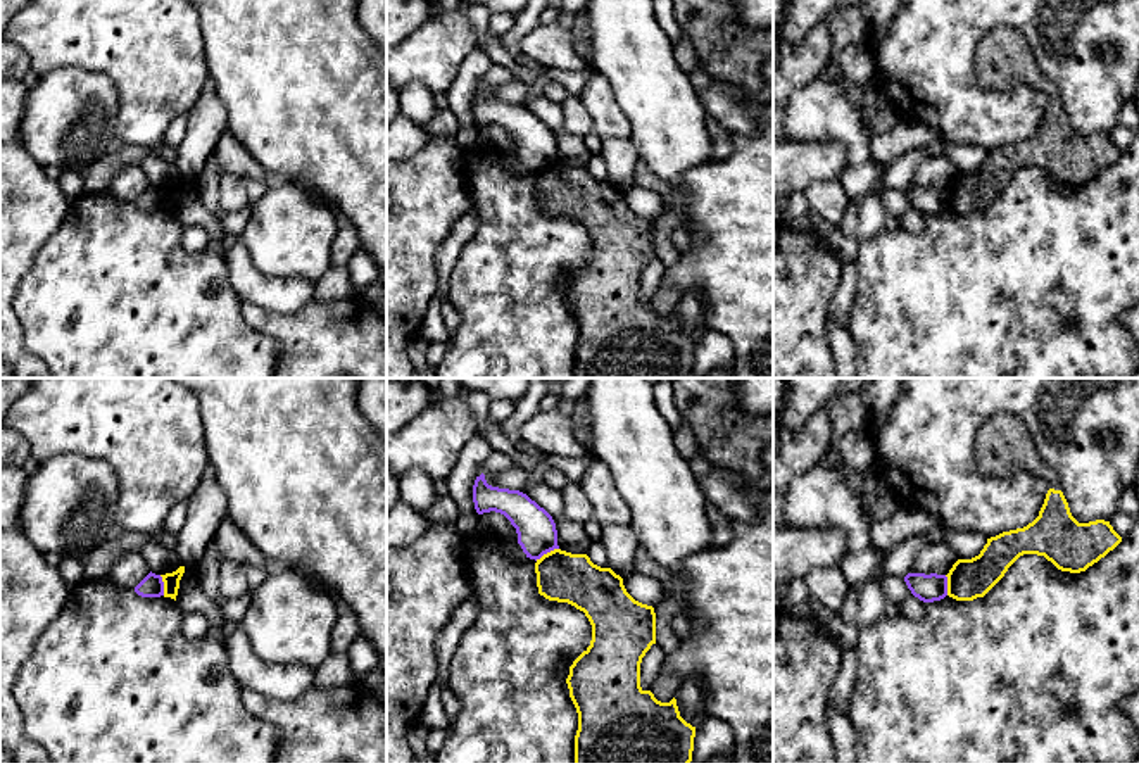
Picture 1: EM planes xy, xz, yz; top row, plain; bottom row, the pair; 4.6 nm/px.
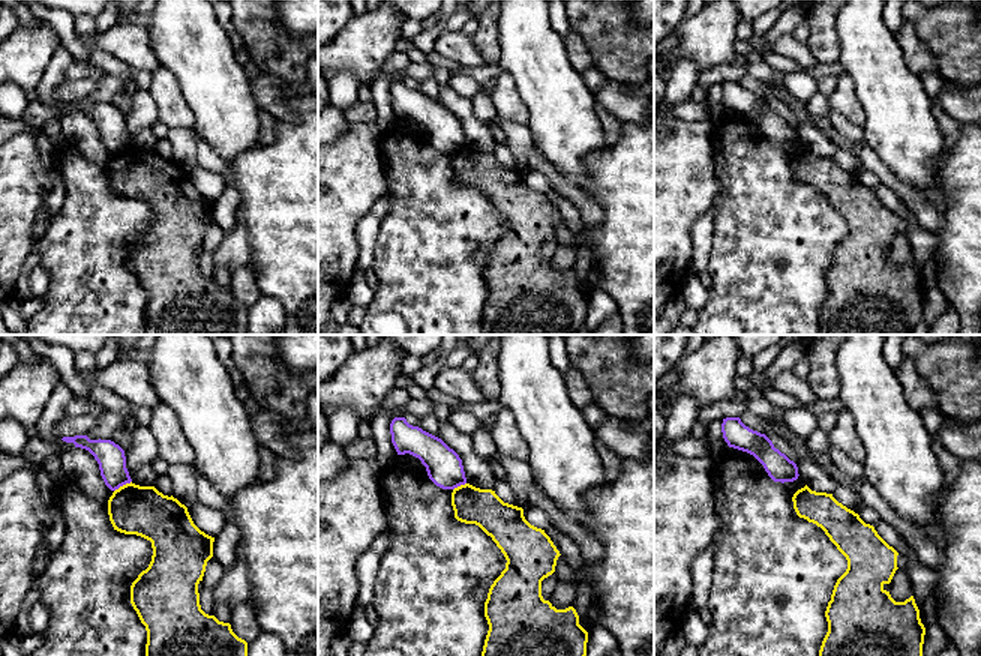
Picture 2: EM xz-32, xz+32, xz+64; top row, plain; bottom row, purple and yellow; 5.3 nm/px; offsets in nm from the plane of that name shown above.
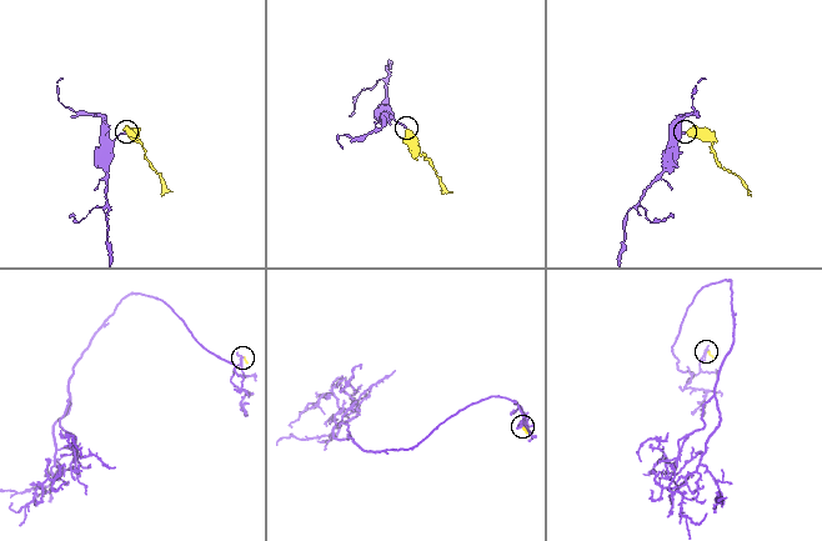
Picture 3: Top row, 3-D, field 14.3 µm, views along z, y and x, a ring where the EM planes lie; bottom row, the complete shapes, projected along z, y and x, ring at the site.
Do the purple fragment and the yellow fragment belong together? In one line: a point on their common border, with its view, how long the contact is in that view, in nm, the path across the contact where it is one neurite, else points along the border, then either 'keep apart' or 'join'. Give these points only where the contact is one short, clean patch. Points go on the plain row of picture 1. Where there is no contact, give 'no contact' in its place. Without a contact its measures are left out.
xz (546, 166) | 130 nm | along xz (558, 161), (535, 173) | keep apart

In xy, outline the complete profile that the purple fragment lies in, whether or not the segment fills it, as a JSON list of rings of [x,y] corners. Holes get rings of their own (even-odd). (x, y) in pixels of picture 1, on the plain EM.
[[[148,186],[136,200],[135,205],[142,211],[160,211],[164,209],[164,195],[160,188]]]

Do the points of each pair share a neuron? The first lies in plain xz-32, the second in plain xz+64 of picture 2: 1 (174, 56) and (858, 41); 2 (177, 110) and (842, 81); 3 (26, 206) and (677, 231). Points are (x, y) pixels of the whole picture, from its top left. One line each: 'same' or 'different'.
1: same
2: same
3: same

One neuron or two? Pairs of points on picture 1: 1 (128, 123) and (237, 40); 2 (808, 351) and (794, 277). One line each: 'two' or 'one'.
1: two
2: one

